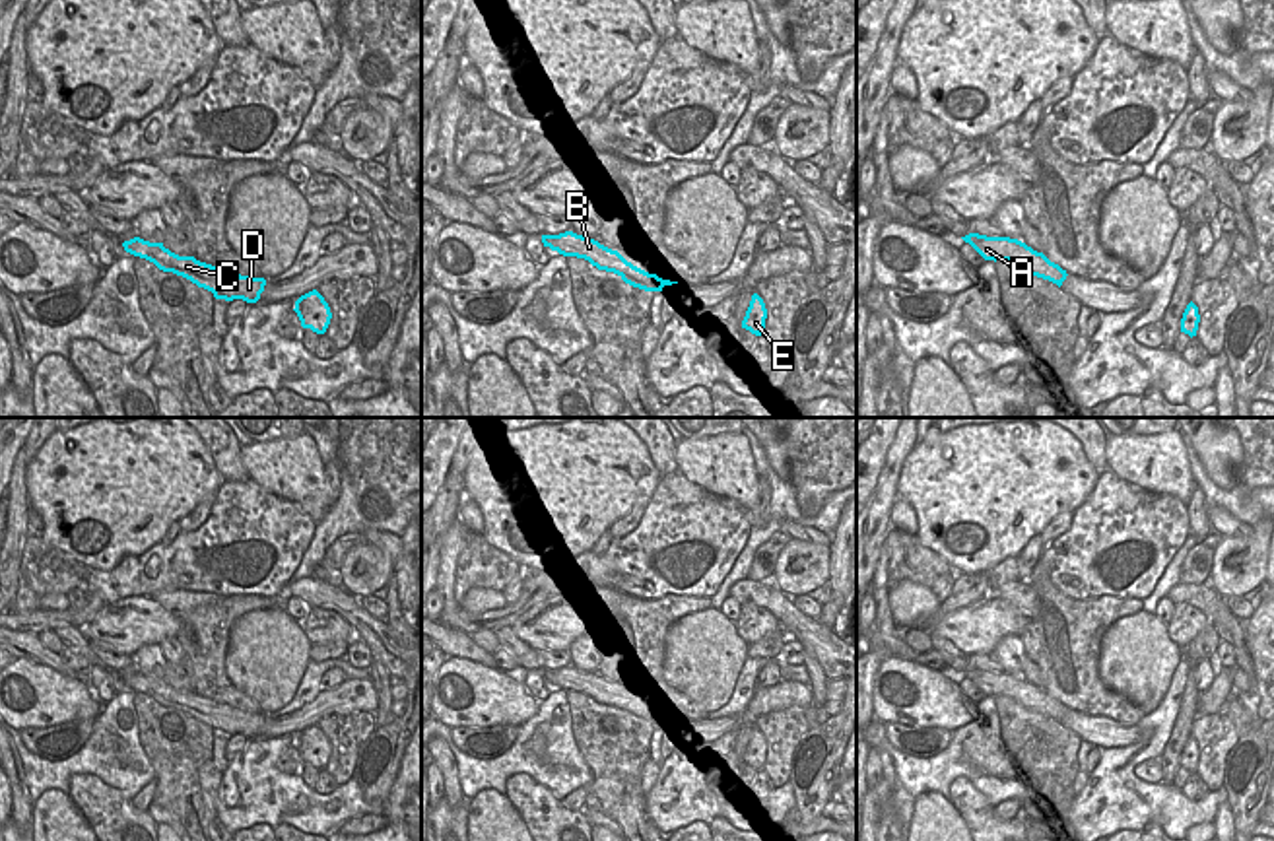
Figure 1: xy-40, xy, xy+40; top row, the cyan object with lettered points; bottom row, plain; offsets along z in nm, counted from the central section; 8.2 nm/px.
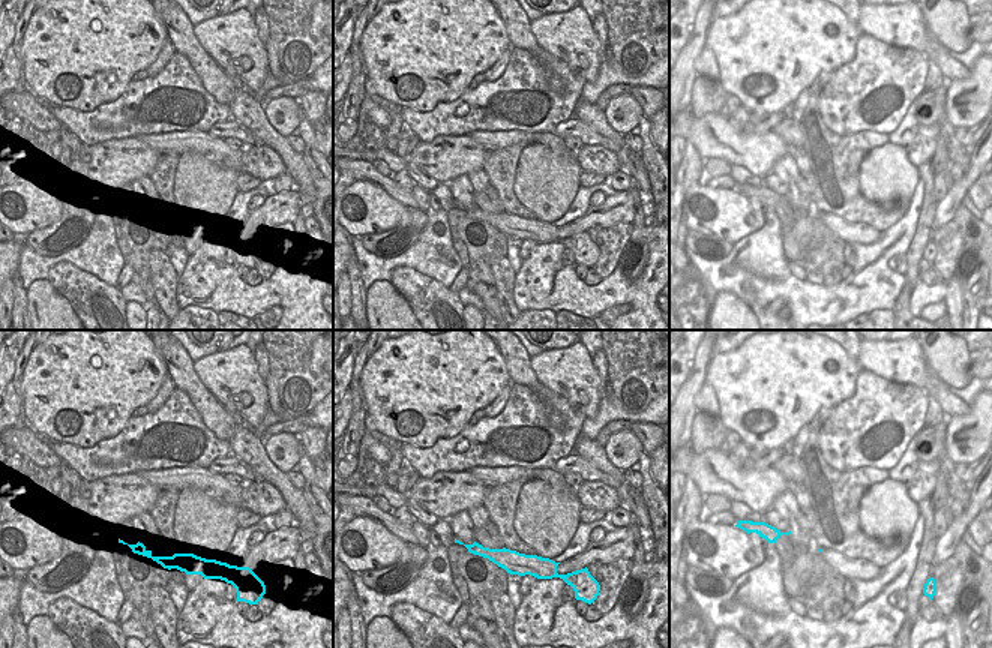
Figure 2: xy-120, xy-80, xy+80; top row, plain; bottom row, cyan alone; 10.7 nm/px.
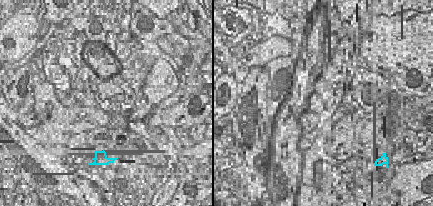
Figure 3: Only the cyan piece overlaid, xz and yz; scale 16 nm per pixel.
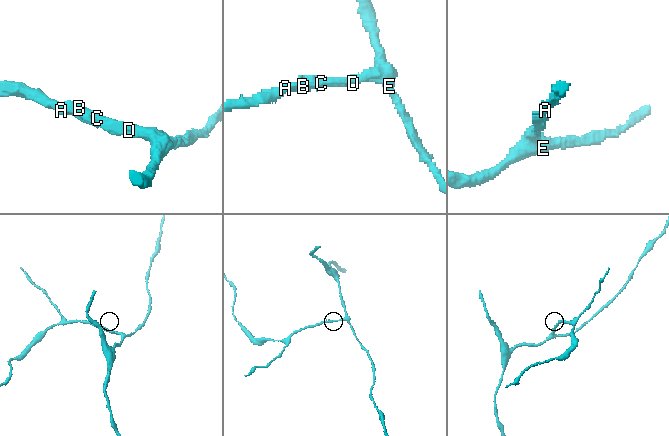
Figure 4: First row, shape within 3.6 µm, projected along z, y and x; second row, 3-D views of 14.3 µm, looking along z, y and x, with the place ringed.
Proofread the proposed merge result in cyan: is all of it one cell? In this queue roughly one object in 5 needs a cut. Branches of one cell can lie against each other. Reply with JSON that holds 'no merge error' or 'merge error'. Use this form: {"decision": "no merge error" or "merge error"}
{"decision": "no merge error"}

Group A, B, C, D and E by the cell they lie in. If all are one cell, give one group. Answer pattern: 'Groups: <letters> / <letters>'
Groups: A B C D E.

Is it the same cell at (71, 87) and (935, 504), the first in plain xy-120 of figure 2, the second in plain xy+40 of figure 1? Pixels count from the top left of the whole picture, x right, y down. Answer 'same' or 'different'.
same

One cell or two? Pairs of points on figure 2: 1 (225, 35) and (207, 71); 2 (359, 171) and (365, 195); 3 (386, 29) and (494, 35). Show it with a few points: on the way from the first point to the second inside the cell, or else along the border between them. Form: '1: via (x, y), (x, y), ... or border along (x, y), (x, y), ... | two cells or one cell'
1: border along (192, 29), (204, 51), (230, 78) | two cells
2: border along (354, 179), (369, 182), (393, 198) | two cells
3: via (413, 32), (467, 32) | one cell

